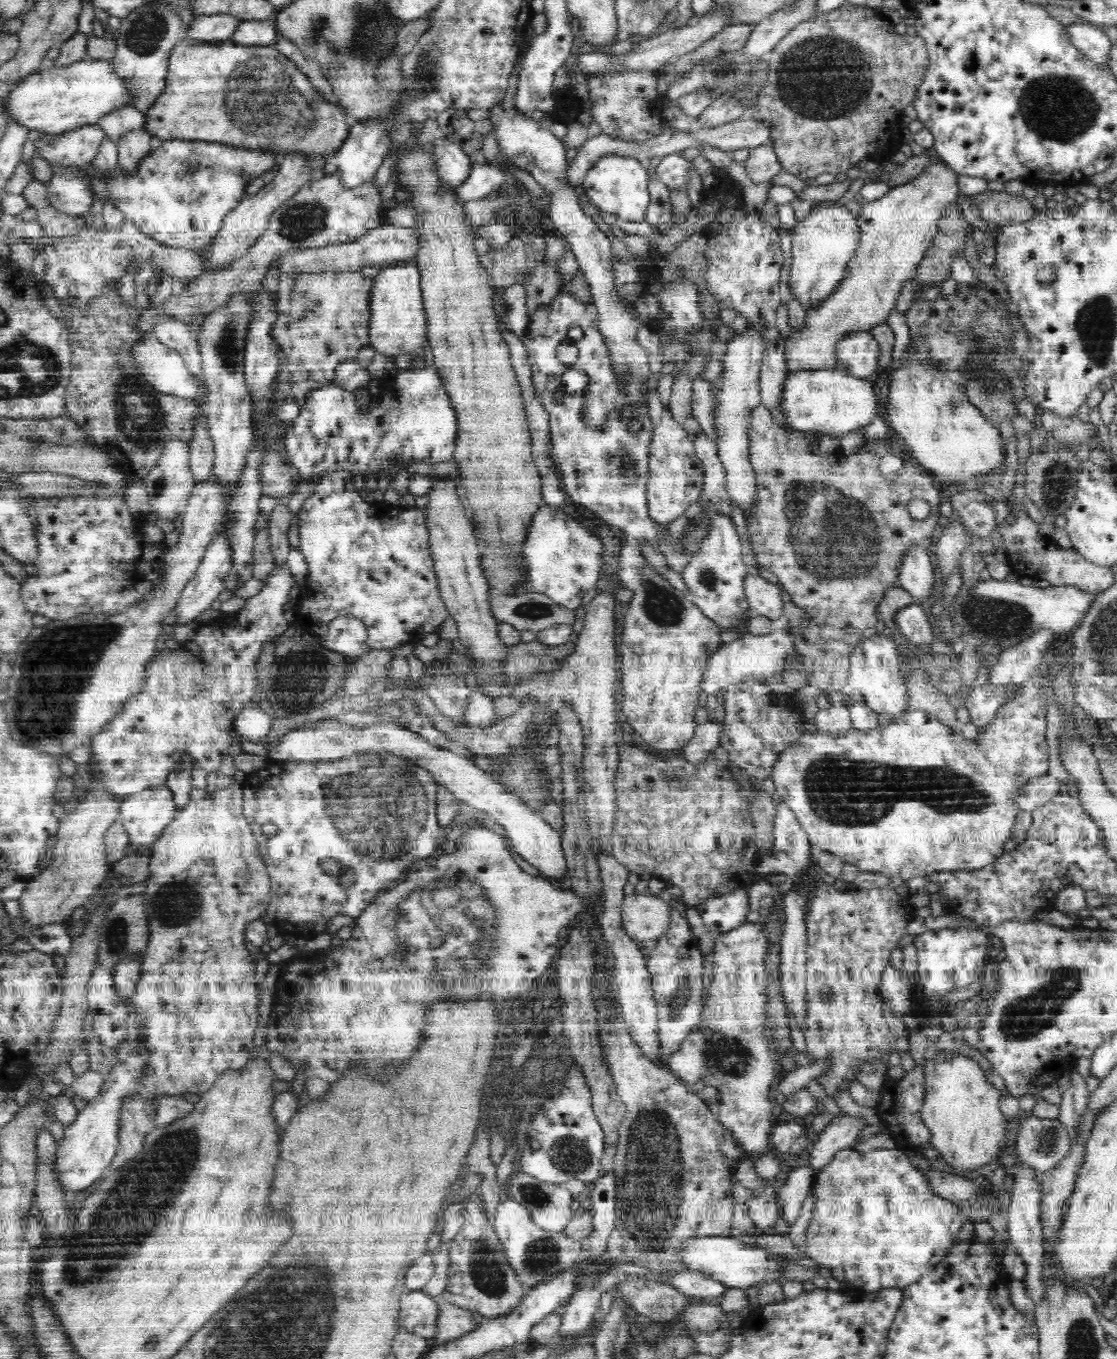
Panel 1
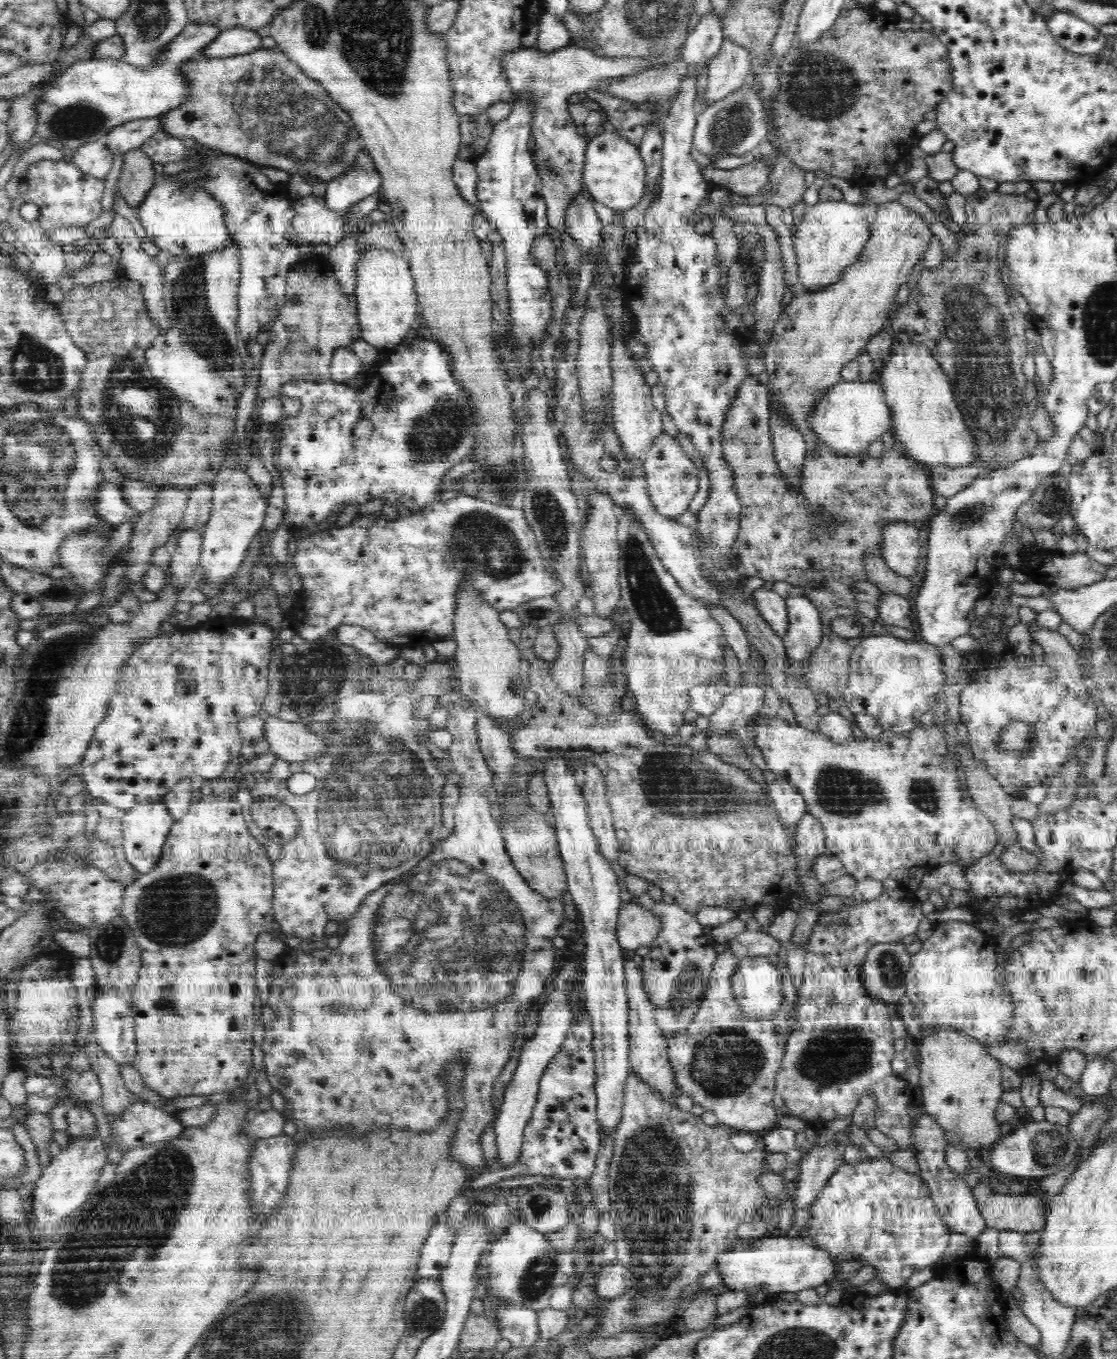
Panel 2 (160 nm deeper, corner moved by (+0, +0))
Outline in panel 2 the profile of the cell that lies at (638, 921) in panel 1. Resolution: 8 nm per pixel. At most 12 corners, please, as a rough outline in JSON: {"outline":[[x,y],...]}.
{"outline":[[634,900],[623,903],[617,937],[626,953],[649,945],[660,919]]}

